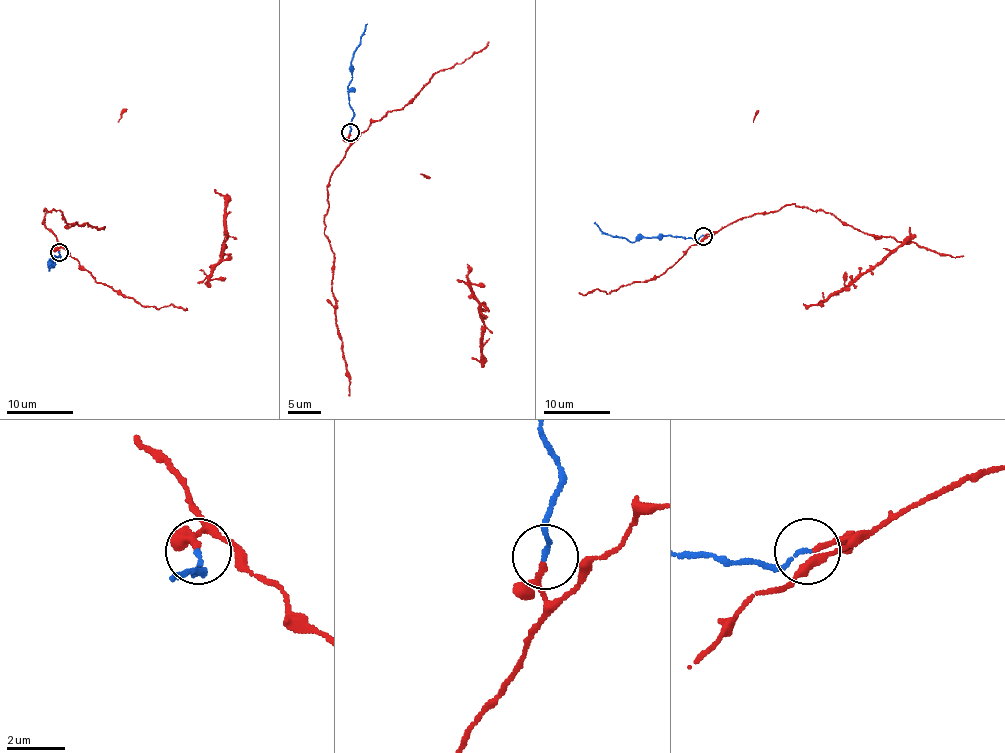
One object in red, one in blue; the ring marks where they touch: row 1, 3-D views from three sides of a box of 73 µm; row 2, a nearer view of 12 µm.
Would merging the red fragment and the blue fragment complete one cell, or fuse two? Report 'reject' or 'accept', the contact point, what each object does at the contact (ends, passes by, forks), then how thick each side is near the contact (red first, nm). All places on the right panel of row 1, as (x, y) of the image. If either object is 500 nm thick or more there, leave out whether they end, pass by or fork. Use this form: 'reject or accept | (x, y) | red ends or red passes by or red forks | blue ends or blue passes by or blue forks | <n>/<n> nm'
accept | (703, 236) | red ends | blue ends | 180/140 nm

